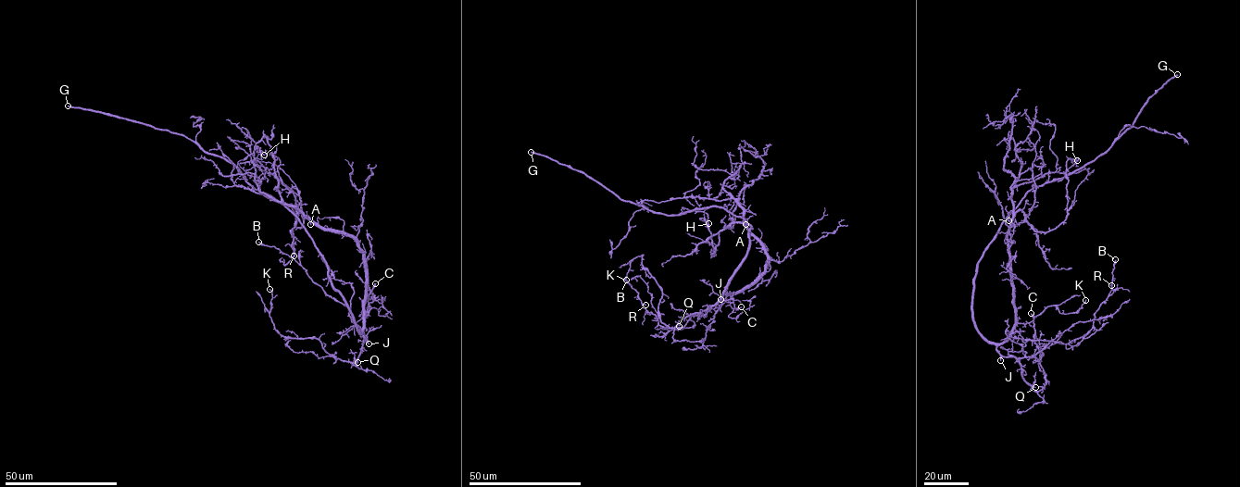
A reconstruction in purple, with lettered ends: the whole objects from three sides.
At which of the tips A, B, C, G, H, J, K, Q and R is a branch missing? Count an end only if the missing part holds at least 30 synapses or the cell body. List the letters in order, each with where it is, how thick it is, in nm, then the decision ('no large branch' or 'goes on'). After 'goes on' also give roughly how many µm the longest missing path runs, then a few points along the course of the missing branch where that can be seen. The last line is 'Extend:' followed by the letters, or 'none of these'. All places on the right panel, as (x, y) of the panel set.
A: (1008, 220) | 140 nm | no large branch
B: (1115, 259) | 260 nm | no large branch
C: (1031, 313) | 130 nm | no large branch
G: (1177, 74) | 360 nm | goes on | 180 µm
H: (1077, 160) | 120 nm | no large branch
J: (1000, 360) | 200 nm | goes on | 50 µm | (1000, 360), (989, 368), (983, 383), (963, 408), (959, 424), (955, 424), (946, 417), (937, 416)
K: (1085, 300) | 150 nm | no large branch
Q: (1035, 387) | 100 nm | no large branch
R: (1111, 285) | 120 nm | no large branch
Extend: G, J

